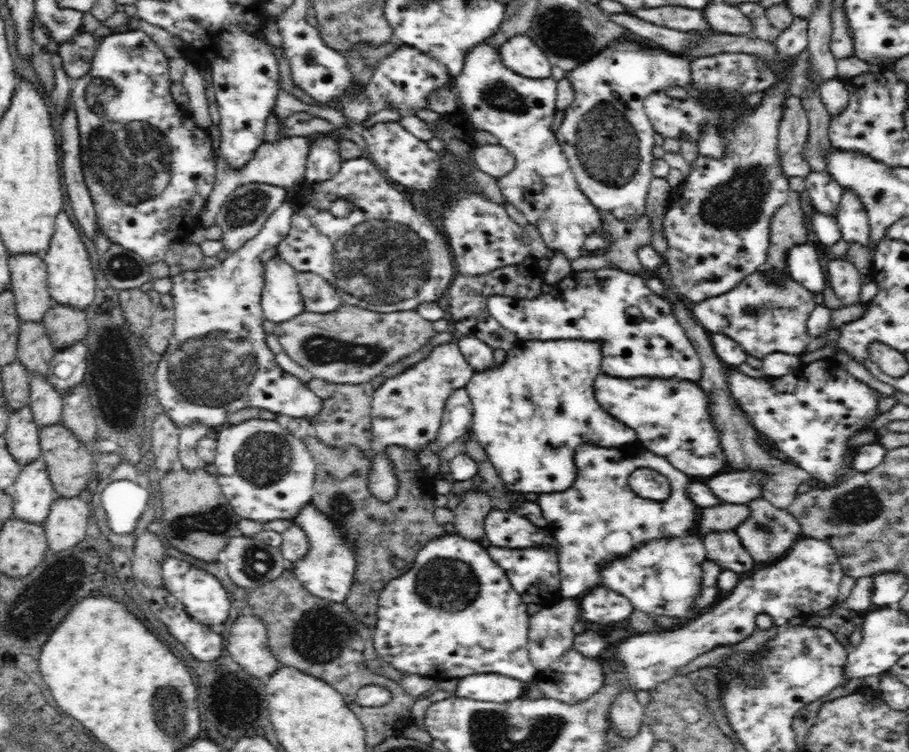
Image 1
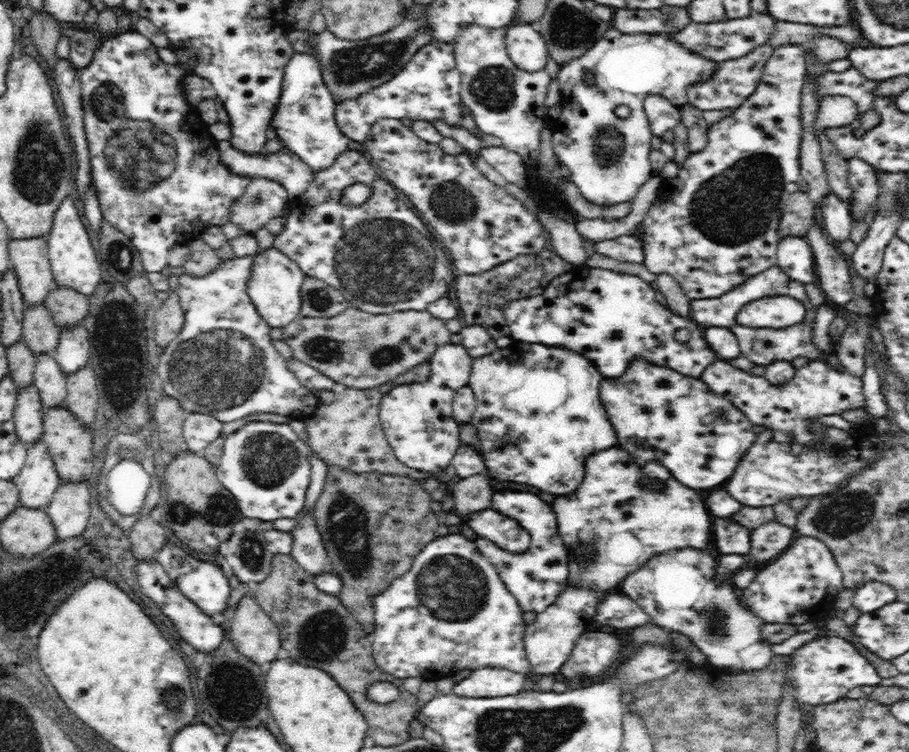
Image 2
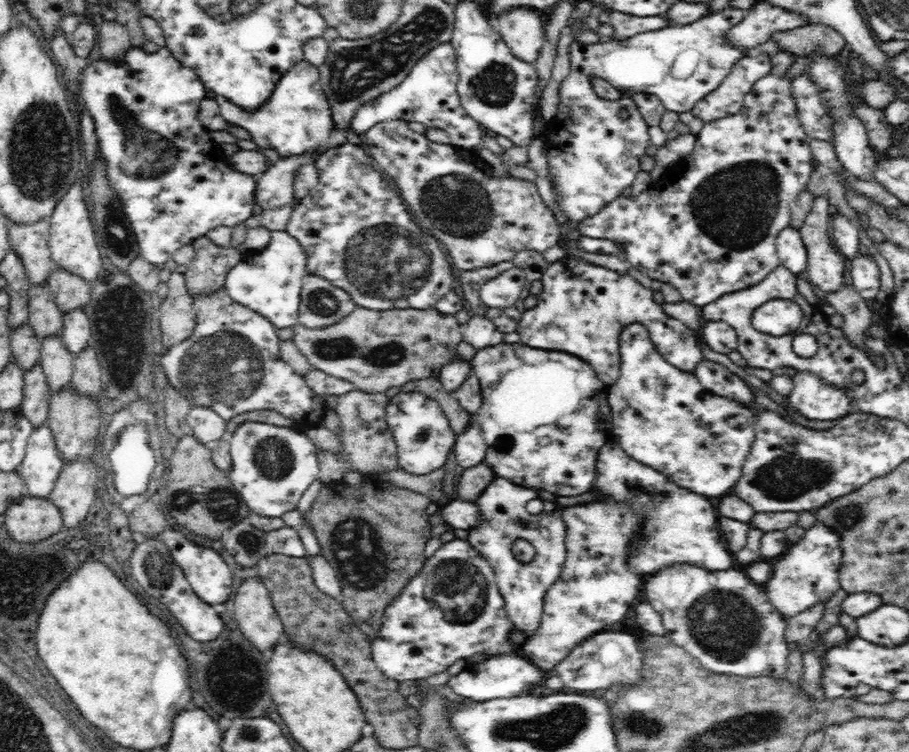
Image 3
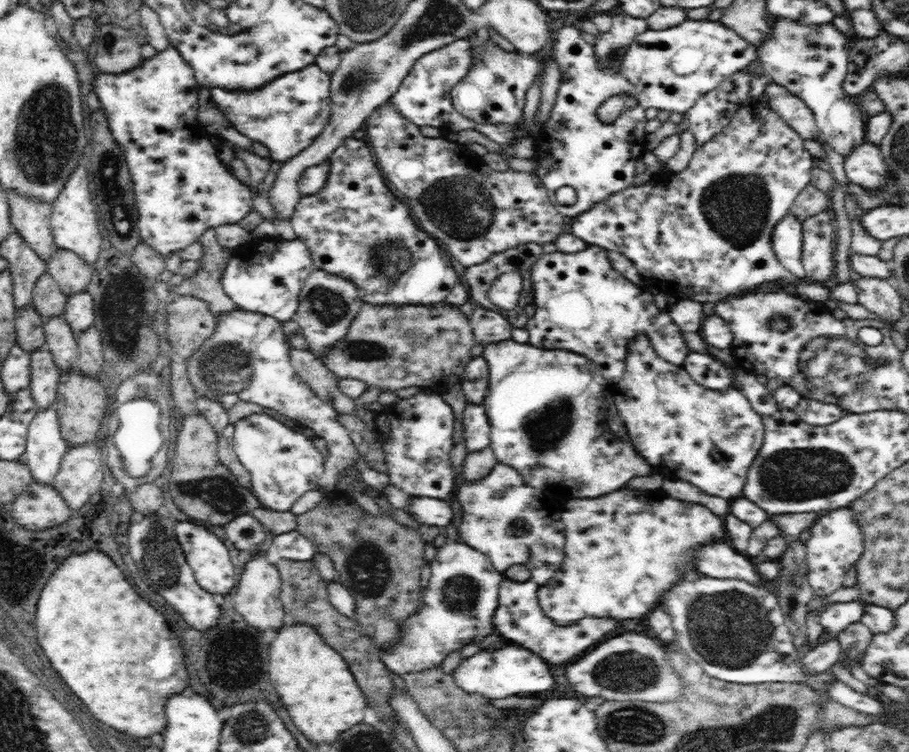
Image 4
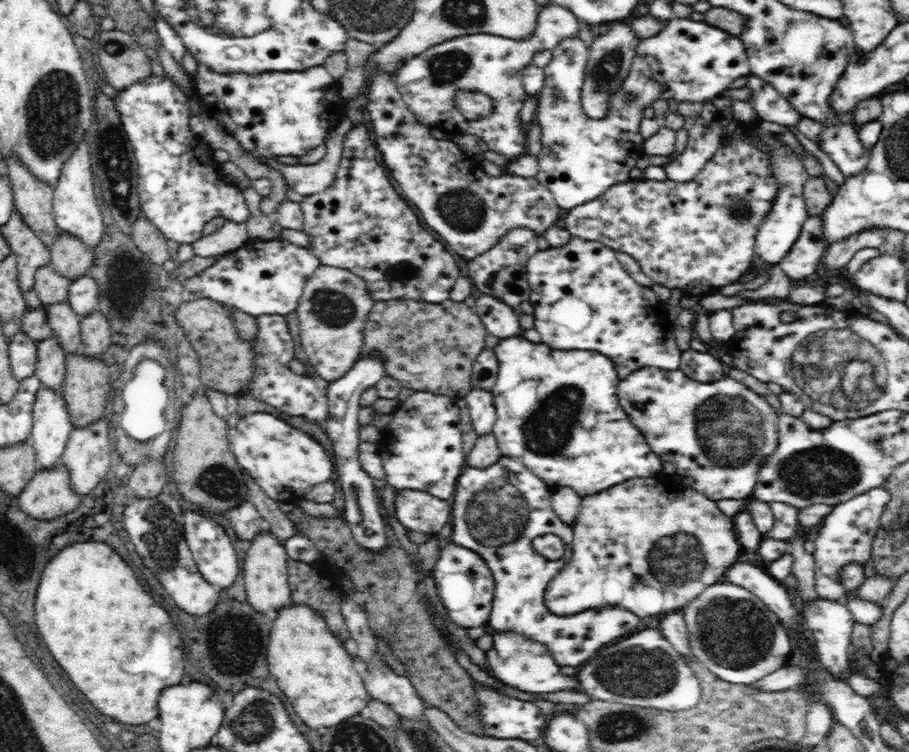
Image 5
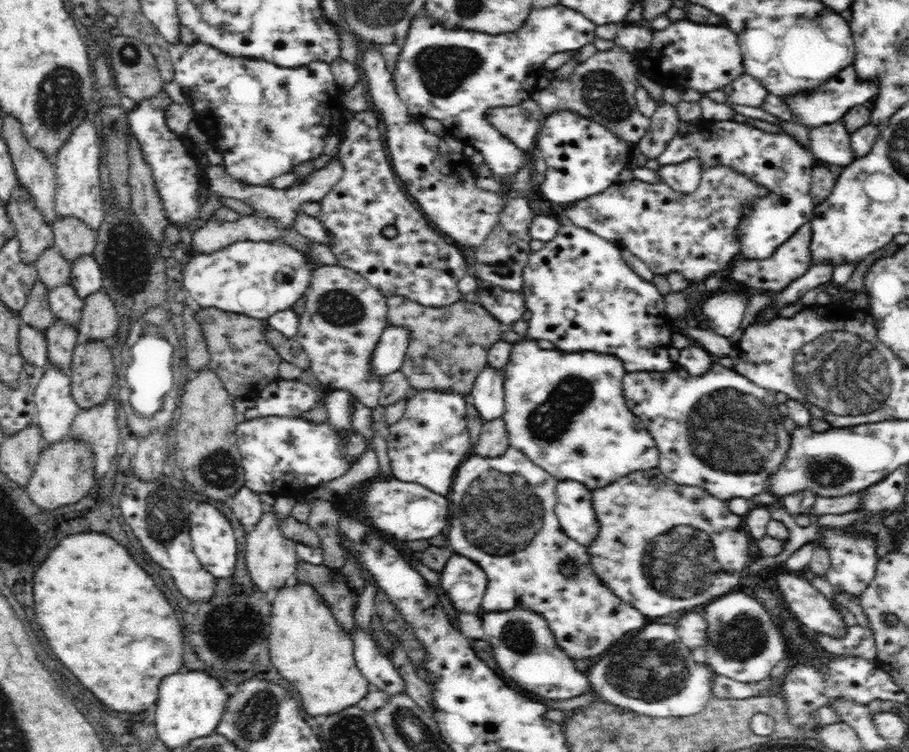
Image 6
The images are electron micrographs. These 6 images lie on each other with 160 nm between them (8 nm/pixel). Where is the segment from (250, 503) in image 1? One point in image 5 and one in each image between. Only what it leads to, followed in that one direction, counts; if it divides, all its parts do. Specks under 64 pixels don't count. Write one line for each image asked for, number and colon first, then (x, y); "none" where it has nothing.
2: (265, 465)
3: (272, 466)
4: (283, 463)
5: (283, 460)

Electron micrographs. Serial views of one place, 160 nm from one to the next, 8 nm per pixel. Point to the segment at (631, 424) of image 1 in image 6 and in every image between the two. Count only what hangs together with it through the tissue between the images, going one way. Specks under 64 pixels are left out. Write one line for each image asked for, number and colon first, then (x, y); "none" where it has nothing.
2: (658, 414)
3: (663, 417)
4: (688, 432)
5: (717, 435)
6: (741, 441)

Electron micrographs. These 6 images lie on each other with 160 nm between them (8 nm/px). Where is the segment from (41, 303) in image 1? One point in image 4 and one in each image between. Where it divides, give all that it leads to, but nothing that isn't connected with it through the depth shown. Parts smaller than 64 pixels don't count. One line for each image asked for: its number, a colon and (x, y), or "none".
2: (29, 256)
3: (30, 241)
4: (31, 218)

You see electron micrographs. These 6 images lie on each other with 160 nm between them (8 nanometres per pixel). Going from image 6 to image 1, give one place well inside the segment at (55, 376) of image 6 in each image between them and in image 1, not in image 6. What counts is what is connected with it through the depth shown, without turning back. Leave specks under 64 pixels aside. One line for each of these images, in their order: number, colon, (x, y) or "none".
1: (32, 494)
2: (37, 481)
3: (42, 464)
4: (44, 449)
5: (51, 428)

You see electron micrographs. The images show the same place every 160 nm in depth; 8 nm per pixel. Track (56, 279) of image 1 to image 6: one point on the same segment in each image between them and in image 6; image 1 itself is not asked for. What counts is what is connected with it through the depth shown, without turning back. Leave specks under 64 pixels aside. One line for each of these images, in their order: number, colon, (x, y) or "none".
2: (74, 263)
3: (72, 243)
4: (74, 224)
5: (76, 212)
6: (78, 194)

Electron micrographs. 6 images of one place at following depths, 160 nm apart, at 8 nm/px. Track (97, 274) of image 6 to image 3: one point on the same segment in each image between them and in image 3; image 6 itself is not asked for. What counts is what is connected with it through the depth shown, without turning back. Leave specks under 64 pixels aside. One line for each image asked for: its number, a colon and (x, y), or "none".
3: (76, 332)
4: (79, 311)
5: (83, 292)

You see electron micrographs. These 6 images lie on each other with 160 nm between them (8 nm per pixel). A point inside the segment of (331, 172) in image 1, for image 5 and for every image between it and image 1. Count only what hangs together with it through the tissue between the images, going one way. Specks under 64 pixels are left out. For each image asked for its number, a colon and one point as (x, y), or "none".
2: (305, 119)
3: (296, 119)
4: (287, 115)
5: (288, 113)

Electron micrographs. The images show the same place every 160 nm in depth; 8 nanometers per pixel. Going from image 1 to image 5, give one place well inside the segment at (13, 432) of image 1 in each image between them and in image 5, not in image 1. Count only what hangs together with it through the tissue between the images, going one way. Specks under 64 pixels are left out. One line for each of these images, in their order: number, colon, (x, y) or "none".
2: (28, 415)
3: (36, 393)
4: (45, 375)
5: (50, 369)

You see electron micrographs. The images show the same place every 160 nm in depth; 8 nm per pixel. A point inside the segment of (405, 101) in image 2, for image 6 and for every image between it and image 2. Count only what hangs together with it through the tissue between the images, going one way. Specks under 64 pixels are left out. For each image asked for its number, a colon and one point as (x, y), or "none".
3: (428, 95)
4: (424, 97)
5: (428, 82)
6: (455, 76)

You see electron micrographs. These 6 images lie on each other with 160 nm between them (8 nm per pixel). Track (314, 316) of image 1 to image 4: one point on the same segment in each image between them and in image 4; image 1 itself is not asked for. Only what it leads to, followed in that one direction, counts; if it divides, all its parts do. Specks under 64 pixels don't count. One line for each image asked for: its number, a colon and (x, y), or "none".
2: (356, 349)
3: (375, 350)
4: (389, 346)

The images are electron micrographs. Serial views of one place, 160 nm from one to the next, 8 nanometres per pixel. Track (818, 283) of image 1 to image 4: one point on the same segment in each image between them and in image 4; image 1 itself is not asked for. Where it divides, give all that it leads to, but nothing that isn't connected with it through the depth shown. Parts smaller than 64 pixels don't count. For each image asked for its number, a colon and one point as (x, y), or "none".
2: (794, 255)
3: (792, 253)
4: (786, 239)

